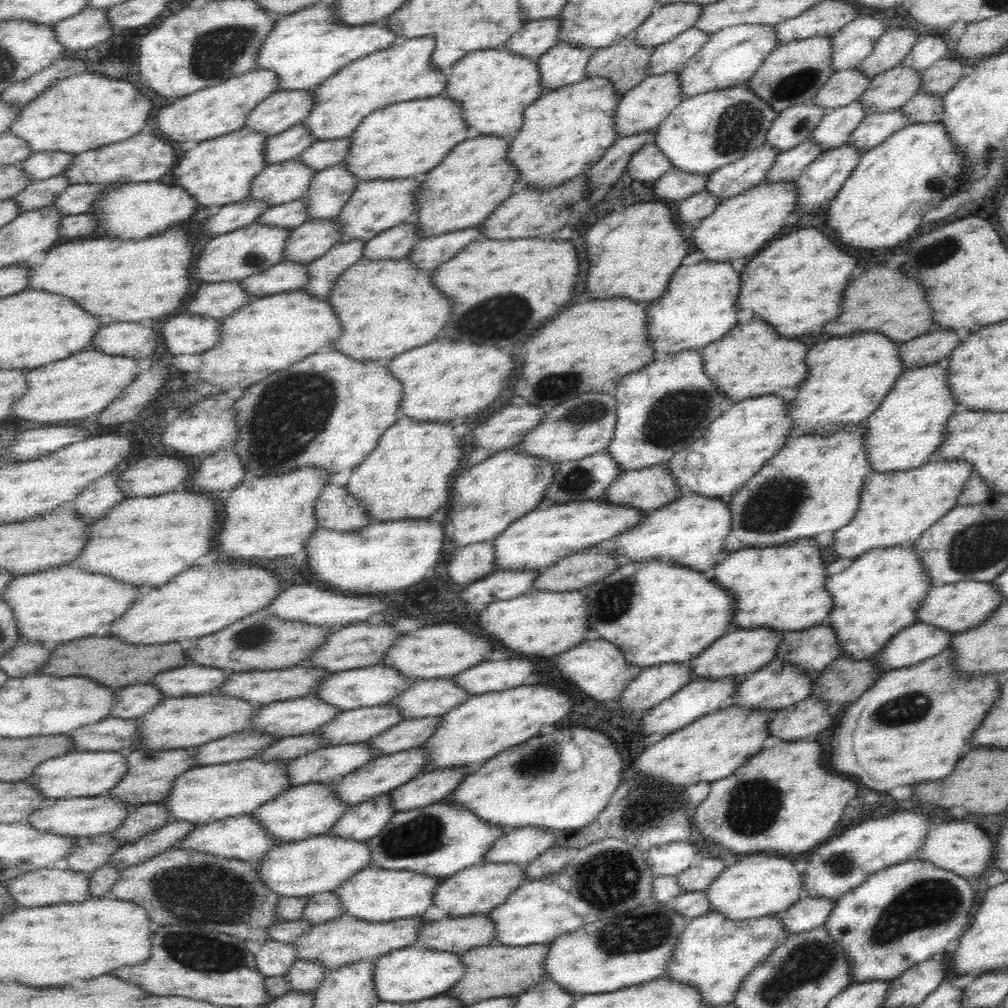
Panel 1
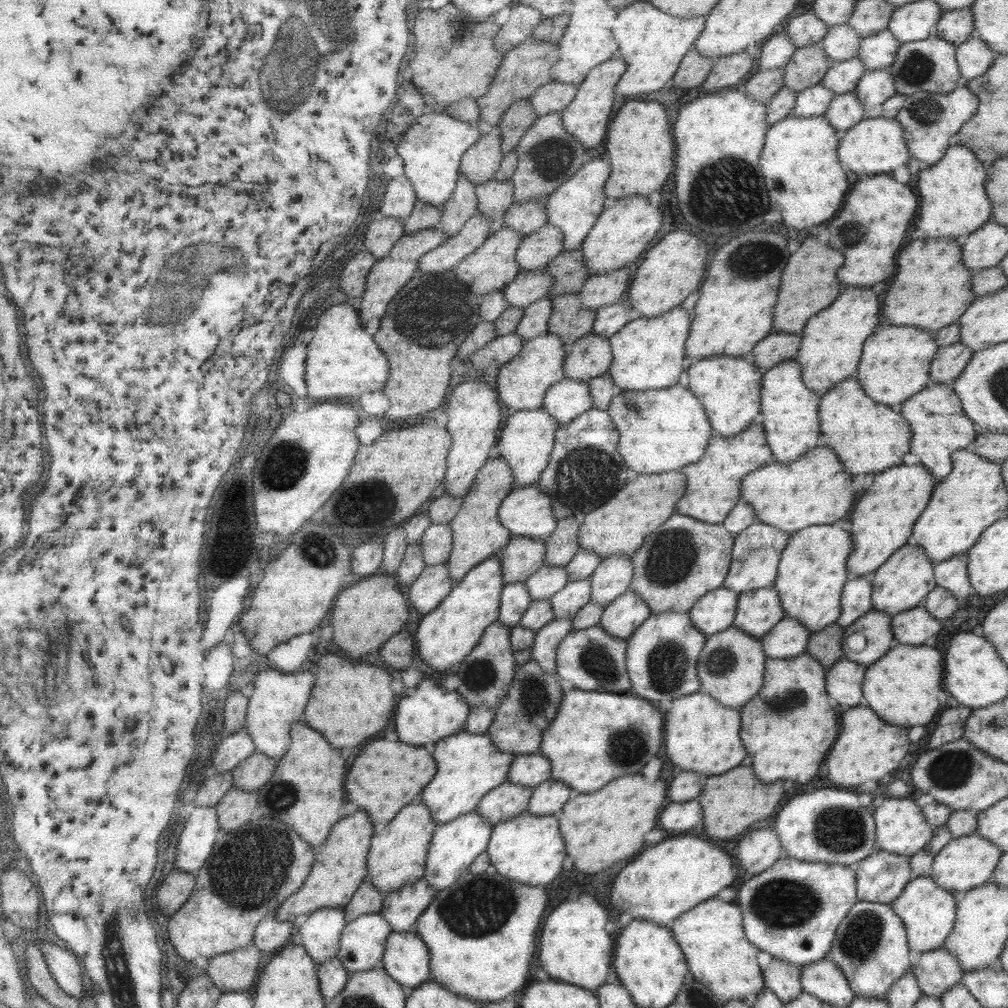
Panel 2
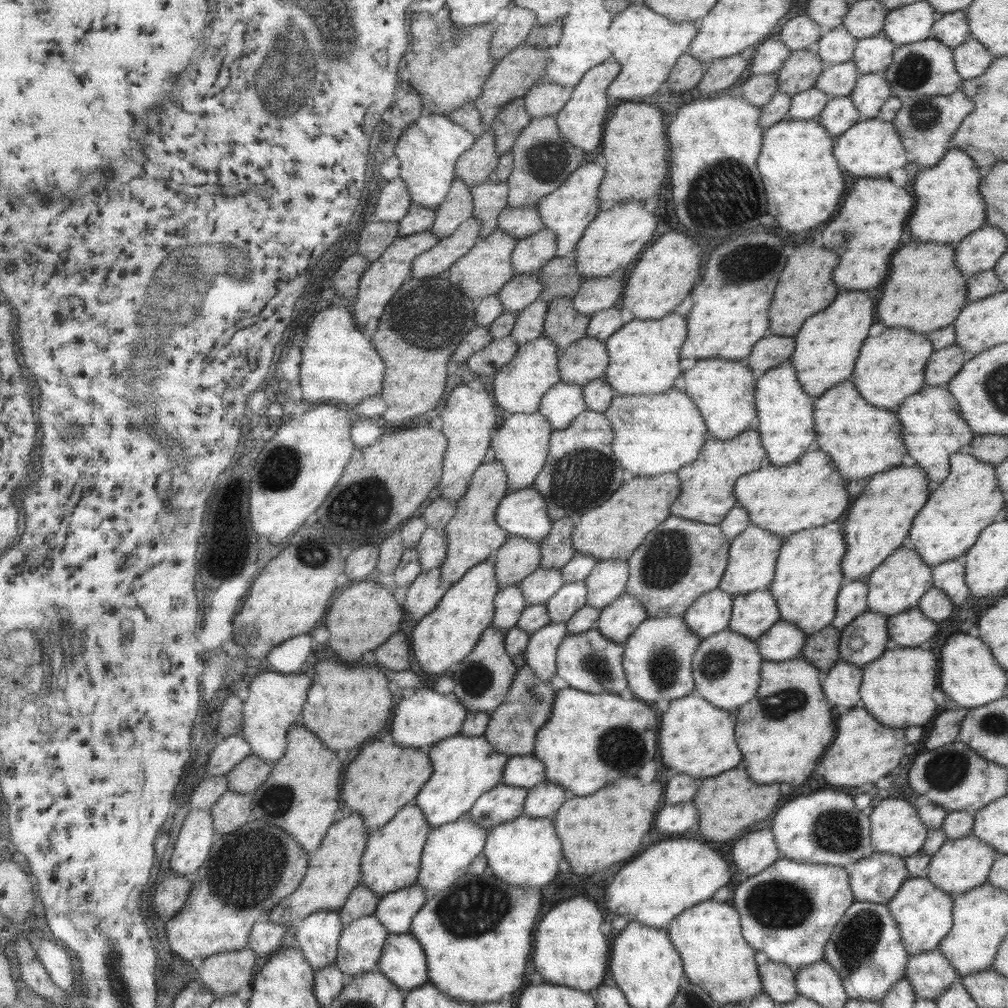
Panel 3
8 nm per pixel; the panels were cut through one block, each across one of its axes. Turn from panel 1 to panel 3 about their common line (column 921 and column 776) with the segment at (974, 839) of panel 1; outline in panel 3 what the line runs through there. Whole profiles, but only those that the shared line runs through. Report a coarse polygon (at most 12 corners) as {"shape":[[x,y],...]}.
{"shape":[[769,830],[739,838],[731,848],[733,882],[778,859]]}

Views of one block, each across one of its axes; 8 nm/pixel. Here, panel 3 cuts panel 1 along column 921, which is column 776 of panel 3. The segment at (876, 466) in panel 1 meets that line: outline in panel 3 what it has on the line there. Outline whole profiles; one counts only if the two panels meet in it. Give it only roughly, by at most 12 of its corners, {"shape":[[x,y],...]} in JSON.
{"shape":[[783,363],[755,378],[768,466],[815,446],[813,403]]}

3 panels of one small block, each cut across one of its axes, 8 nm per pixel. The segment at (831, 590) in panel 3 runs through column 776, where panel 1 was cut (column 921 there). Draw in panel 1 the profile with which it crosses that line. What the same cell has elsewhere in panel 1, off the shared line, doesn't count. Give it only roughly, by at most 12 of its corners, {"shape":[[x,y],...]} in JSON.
{"shape":[[915,546],[872,549],[825,587],[844,655],[918,622],[933,580]]}

